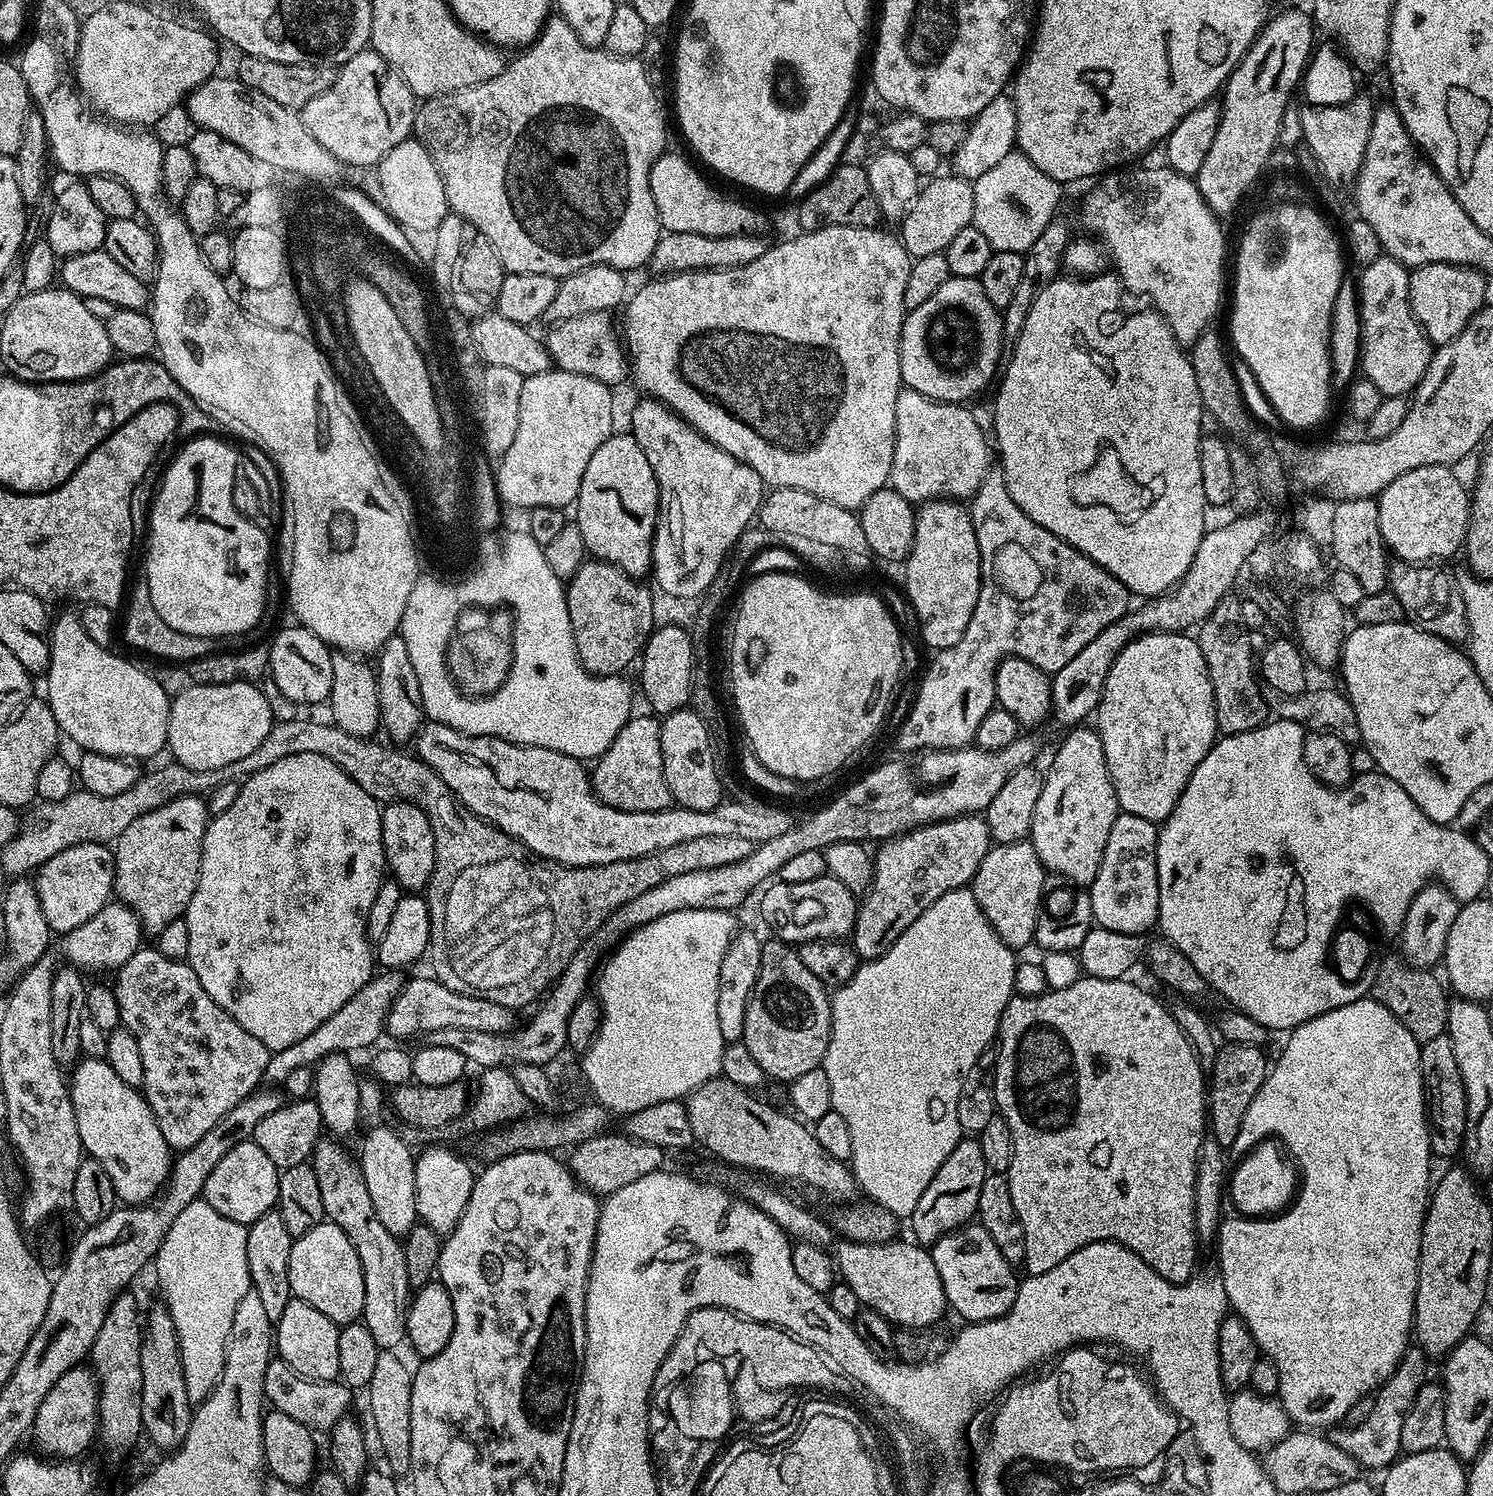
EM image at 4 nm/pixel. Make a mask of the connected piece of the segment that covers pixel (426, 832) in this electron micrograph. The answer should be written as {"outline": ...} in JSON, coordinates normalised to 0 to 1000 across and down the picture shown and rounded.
{"outline":[[[265,535],[263,537],[257,538],[255,549],[257,577],[262,588],[265,588],[271,597],[283,597],[292,578],[292,555],[288,552],[288,547],[285,547],[285,544],[280,541],[280,539]]]}

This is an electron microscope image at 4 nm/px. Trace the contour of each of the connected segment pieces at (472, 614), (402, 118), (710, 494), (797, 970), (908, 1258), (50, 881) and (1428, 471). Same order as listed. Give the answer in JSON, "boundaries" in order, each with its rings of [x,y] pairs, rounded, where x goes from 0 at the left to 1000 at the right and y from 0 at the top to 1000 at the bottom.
{"boundaries":[[[[334,400],[331,402],[309,402],[308,404],[313,409],[307,409],[307,413],[303,414],[303,420],[300,423],[300,428],[296,434],[296,443],[297,444],[298,451],[305,456],[307,467],[314,468],[315,469],[322,469],[323,467],[330,466],[334,461],[339,460],[345,449],[344,440],[344,422],[348,417],[347,408],[343,402],[339,402],[339,400]]],[[[244,33],[227,43],[222,57],[216,60],[213,66],[208,66],[208,68],[200,73],[200,77],[205,87],[210,90],[210,95],[213,95],[213,98],[218,98],[218,100],[221,100],[228,110],[249,114],[259,102],[267,98],[267,95],[277,90],[279,74],[280,67],[274,60],[273,55],[253,35]]],[[[429,266],[426,270],[426,273],[423,275],[423,286],[422,290],[427,295],[427,298],[430,298],[430,303],[433,303],[433,309],[435,309],[435,311],[438,314],[438,320],[441,322],[441,328],[442,328],[442,341],[439,346],[439,357],[437,360],[437,379],[435,380],[436,384],[439,384],[439,390],[447,398],[453,398],[455,401],[466,402],[469,400],[474,395],[477,390],[481,388],[482,384],[482,379],[485,375],[488,374],[488,370],[492,365],[493,362],[496,358],[502,355],[501,350],[507,347],[509,342],[509,336],[513,331],[513,324],[511,320],[507,317],[502,311],[498,310],[494,306],[492,306],[489,303],[486,303],[486,301],[484,301],[472,292],[470,289],[466,288],[455,276],[447,273],[443,267],[439,266]]],[[[522,627],[514,629],[510,635],[510,646],[508,656],[504,662],[502,670],[500,672],[500,686],[498,698],[502,701],[505,709],[512,720],[518,719],[520,722],[531,723],[537,718],[550,713],[555,701],[555,695],[557,693],[557,670],[555,661],[540,646],[537,646],[535,636],[531,632]]],[[[563,828],[559,834],[560,847],[565,858],[575,865],[577,872],[585,874],[599,886],[619,889],[634,877],[635,869],[624,836],[614,830],[601,831],[580,832]]],[[[72,564],[69,564],[50,564],[33,574],[27,579],[23,586],[23,590],[25,595],[25,600],[28,603],[28,611],[31,611],[31,616],[35,624],[42,624],[50,622],[50,619],[55,619],[55,616],[63,614],[68,606],[71,606],[76,601],[75,588],[78,576],[76,570]]],[[[969,310],[950,311],[950,314],[942,314],[939,320],[934,320],[934,322],[931,322],[931,325],[924,329],[922,334],[923,352],[926,354],[928,367],[936,375],[954,378],[959,376],[956,374],[967,374],[980,367],[981,358],[983,356],[985,329],[982,324],[981,326],[980,322],[973,316],[975,315]]]]}

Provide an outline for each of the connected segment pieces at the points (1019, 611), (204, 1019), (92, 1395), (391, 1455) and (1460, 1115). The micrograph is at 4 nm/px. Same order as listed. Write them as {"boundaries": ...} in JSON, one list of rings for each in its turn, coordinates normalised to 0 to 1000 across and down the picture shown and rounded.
{"boundaries":[[[[662,314],[650,334],[651,351],[655,360],[656,368],[656,396],[650,413],[650,418],[639,429],[639,432],[629,434],[624,445],[616,455],[614,469],[603,487],[603,497],[608,504],[628,500],[647,500],[654,494],[658,480],[667,471],[667,449],[676,439],[681,439],[703,451],[706,451],[725,434],[741,418],[757,408],[757,396],[746,384],[735,378],[727,370],[709,360],[695,349],[693,349],[683,340],[682,336],[676,333],[672,324],[672,317]]],[[[94,632],[77,650],[76,662],[79,667],[80,683],[90,691],[92,696],[92,702],[95,704],[96,723],[95,729],[99,739],[102,740],[106,755],[111,761],[113,767],[123,769],[130,766],[135,758],[141,758],[143,753],[159,737],[162,737],[172,727],[175,727],[180,715],[180,702],[170,694],[165,691],[133,656],[133,651],[123,642],[115,642],[102,632]]],[[[52,913],[44,916],[36,926],[33,926],[33,932],[28,934],[28,940],[25,940],[25,945],[21,951],[21,962],[24,962],[26,970],[32,975],[49,976],[61,967],[66,959],[67,948],[67,928],[64,924],[64,918],[59,913]]],[[[255,902],[253,905],[253,910],[251,913],[251,921],[248,921],[245,928],[246,939],[249,941],[249,952],[252,954],[252,960],[257,967],[257,973],[260,975],[259,981],[263,985],[269,985],[274,983],[276,975],[275,975],[275,929],[276,928],[277,915],[273,914],[267,907],[265,903]]],[[[970,692],[958,694],[951,699],[951,717],[954,724],[954,739],[956,747],[956,763],[962,773],[973,773],[981,766],[982,755],[982,729],[979,726],[979,718],[977,718],[977,709],[974,708],[974,699],[971,699]]]]}

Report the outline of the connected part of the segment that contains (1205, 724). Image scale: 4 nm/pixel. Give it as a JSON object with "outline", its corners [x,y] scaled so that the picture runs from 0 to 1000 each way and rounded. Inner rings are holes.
{"outline":[[[767,422],[766,425],[762,425],[756,430],[749,437],[746,445],[743,445],[743,451],[741,451],[741,459],[738,461],[737,471],[735,472],[733,477],[733,484],[738,493],[738,501],[741,504],[741,512],[745,521],[747,535],[750,537],[750,543],[762,544],[762,547],[768,547],[774,551],[782,547],[782,545],[786,541],[792,528],[794,528],[794,523],[797,523],[802,509],[805,509],[805,507],[808,507],[808,504],[816,494],[813,461],[810,456],[810,451],[808,448],[808,440],[805,440],[803,427],[798,426],[798,428],[796,425],[798,424],[793,422]]]}

